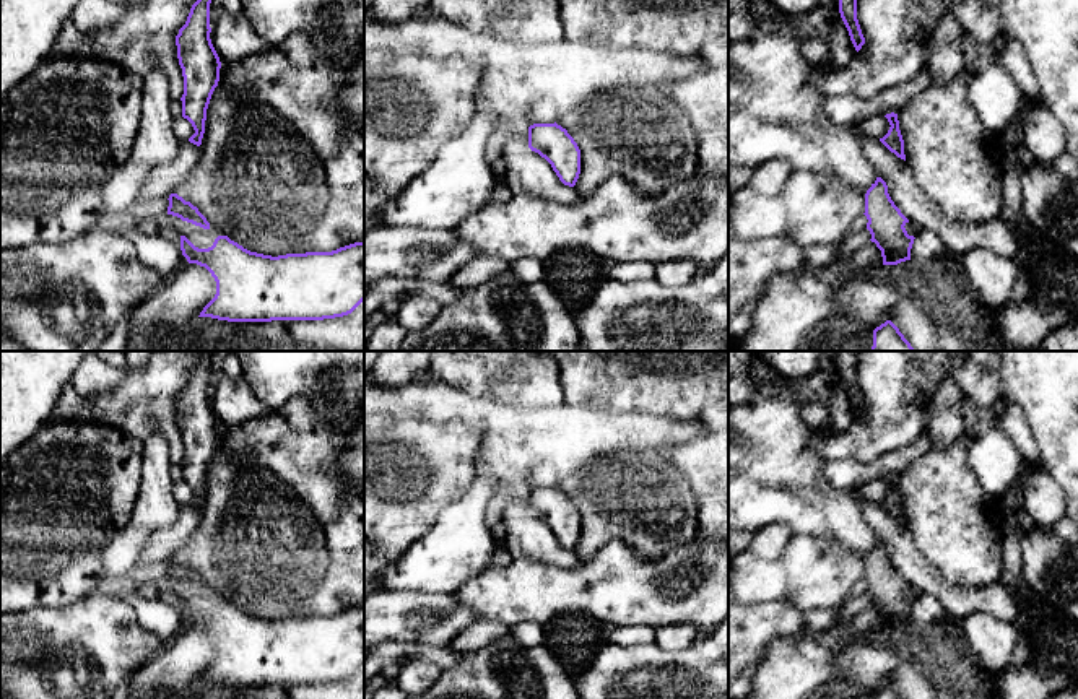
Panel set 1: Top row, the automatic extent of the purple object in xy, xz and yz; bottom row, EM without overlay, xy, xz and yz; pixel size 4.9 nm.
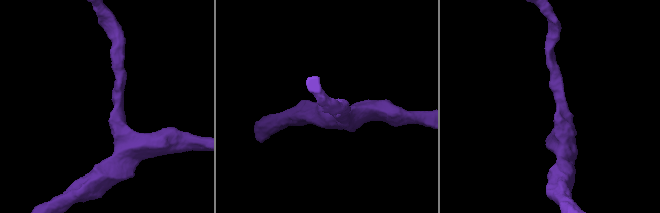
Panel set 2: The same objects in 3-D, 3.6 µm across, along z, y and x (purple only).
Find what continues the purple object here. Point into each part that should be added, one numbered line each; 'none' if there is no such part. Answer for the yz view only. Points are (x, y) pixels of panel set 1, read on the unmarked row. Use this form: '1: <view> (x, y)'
none

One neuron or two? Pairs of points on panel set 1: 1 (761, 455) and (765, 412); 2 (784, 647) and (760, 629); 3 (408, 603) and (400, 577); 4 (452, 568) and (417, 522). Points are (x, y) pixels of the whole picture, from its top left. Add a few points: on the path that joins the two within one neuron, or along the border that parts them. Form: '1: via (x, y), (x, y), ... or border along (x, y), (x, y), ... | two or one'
1: via (765, 444), (765, 423) | one
2: border along (791, 638), (776, 638), (755, 665) | two
3: border along (381, 589), (441, 594) | two
4: border along (449, 503), (436, 522), (399, 560) | two

